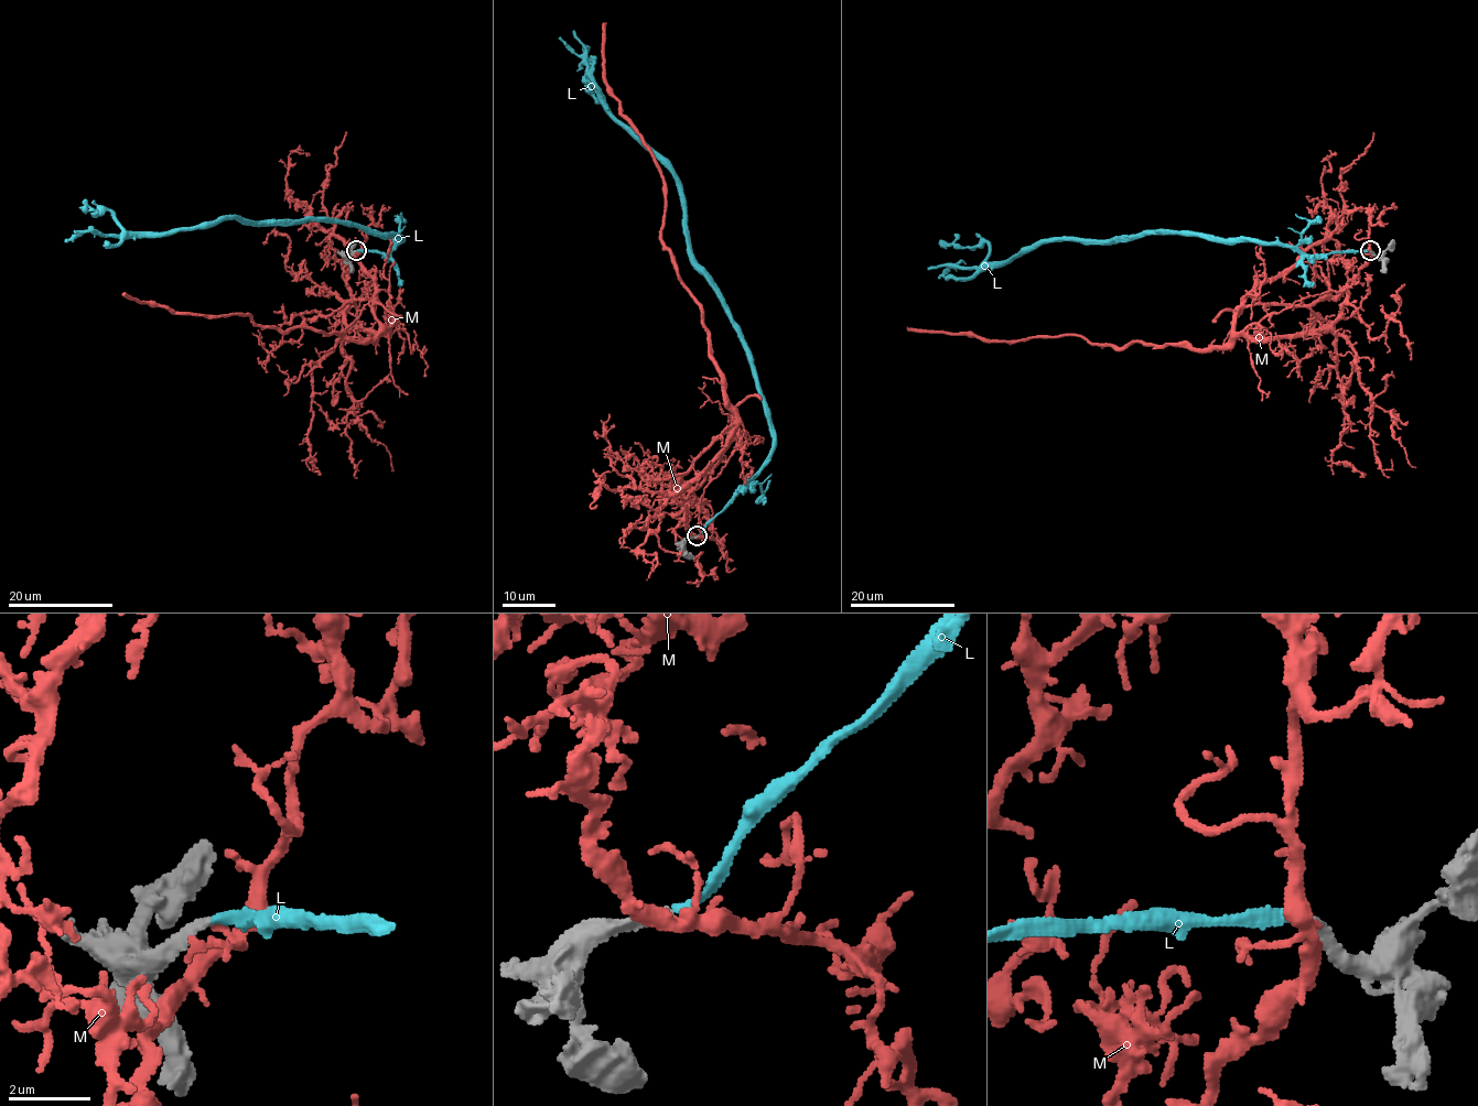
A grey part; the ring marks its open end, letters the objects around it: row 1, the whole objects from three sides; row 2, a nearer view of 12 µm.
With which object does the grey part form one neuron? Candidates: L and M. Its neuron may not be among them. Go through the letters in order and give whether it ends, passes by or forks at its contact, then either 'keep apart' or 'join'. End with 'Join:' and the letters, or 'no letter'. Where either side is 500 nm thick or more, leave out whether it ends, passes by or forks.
L: it ends; join
M: it forks; keep apart
Join: L

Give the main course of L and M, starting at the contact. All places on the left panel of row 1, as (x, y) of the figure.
L: (355, 251), (391, 253), (402, 238), (348, 223), (222, 217), (201, 227), (129, 232), (107, 209), (81, 207)
M: (356, 251), (344, 320), (389, 334), (371, 339), (282, 331), (254, 324), (249, 314), (176, 314), (125, 292)

